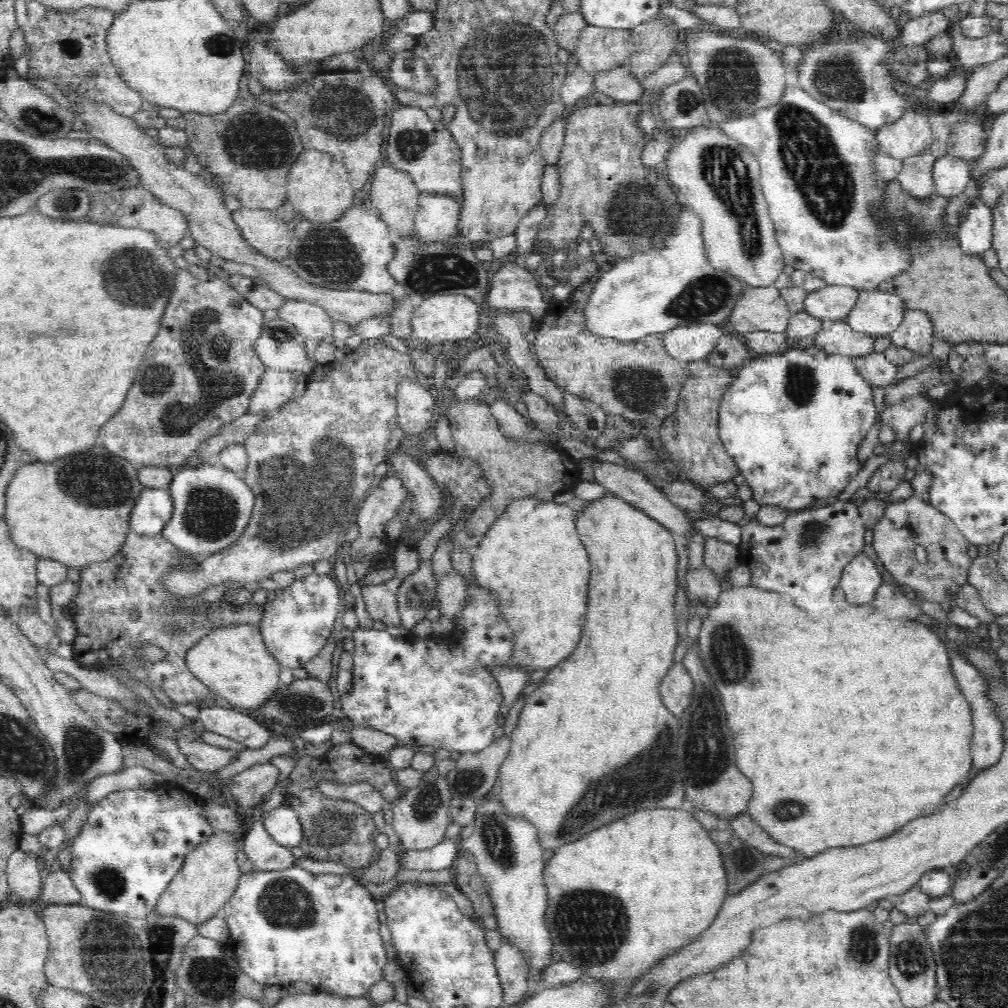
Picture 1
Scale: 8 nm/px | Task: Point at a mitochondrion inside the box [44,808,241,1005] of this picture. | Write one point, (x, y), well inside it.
(107, 947)

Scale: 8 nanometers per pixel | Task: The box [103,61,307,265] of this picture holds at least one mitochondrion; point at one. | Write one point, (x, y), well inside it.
(252, 139)

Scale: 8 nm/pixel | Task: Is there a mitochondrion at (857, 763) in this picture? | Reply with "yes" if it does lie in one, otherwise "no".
no

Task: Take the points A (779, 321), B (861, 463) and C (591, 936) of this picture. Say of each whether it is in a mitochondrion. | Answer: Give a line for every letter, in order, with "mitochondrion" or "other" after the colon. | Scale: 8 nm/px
A: other
B: other
C: mitochondrion

